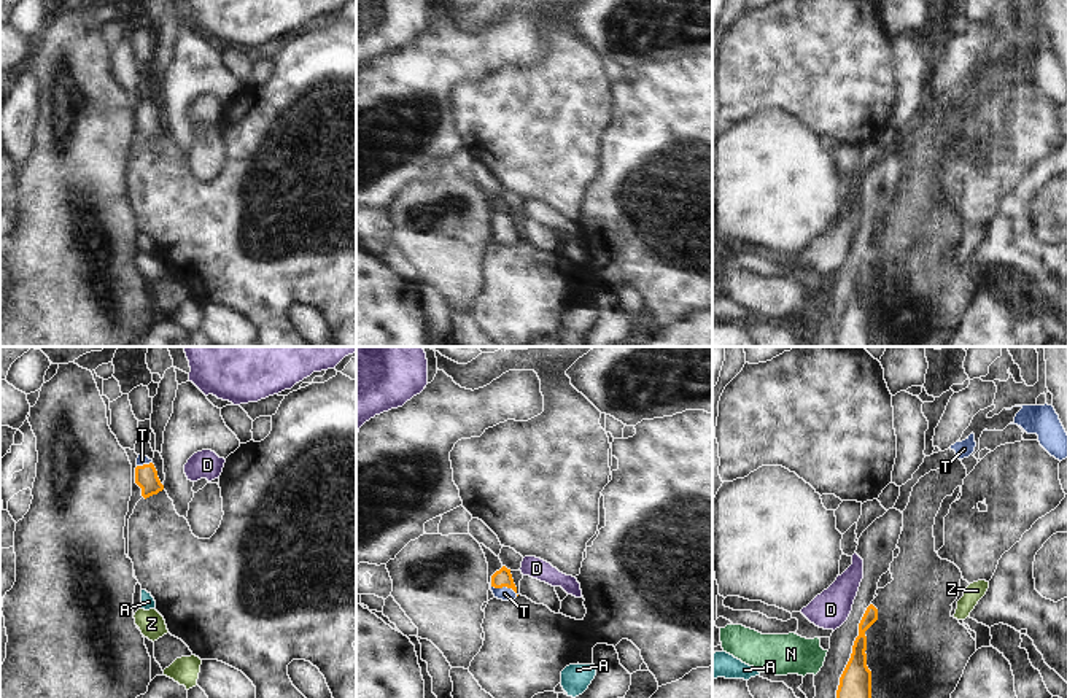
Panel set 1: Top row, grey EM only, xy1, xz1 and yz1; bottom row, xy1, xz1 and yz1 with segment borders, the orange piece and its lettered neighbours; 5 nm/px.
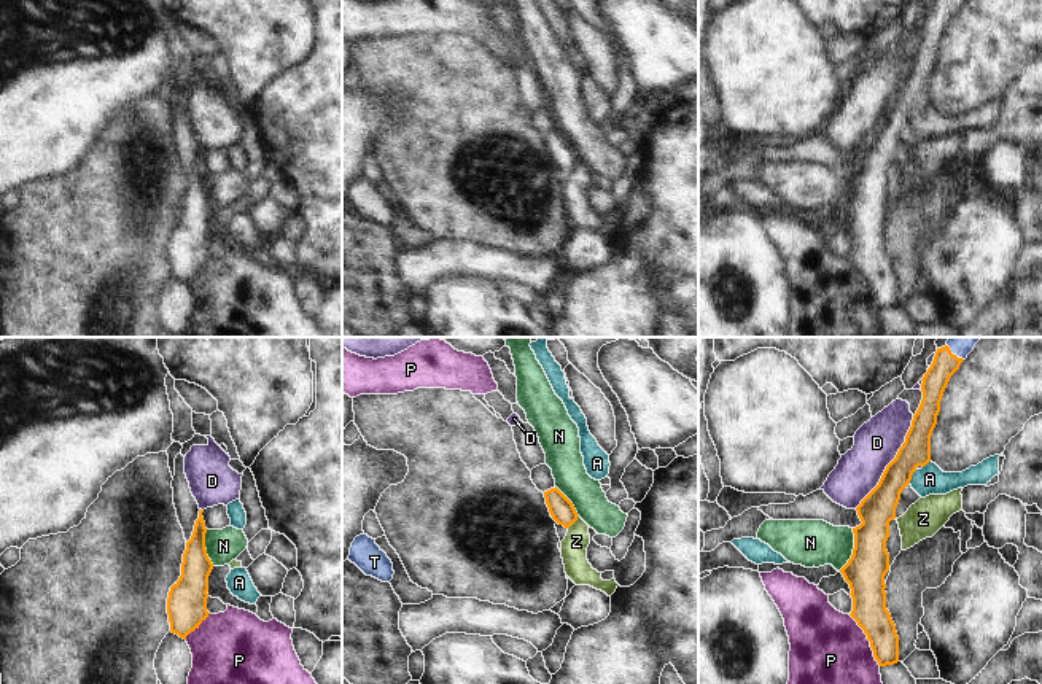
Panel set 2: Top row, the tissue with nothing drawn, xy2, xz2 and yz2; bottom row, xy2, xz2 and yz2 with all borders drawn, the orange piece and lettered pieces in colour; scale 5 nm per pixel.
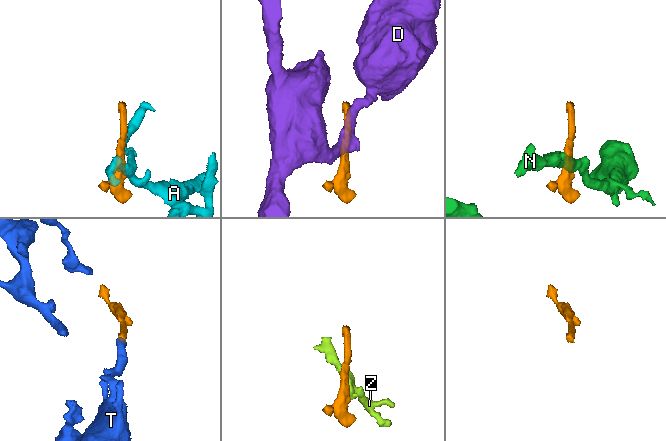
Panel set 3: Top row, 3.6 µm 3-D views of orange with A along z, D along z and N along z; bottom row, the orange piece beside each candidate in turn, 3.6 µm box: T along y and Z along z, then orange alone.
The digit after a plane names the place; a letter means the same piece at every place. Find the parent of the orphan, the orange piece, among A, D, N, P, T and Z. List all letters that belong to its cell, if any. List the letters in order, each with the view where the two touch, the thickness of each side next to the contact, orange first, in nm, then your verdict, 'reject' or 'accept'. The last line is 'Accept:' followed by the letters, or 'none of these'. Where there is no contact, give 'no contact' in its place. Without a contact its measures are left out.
A: contact in yz2; calibres 180 and 150 nm; reject
D: contact in yz2; calibres 180 and 220 nm; reject
N: contact in yz2; calibres 200 and 240 nm; reject
P: contact in yz2; calibres 180 and 380 nm; reject
T: contact in xz1; calibres 90 and 70 nm; accept
Z: contact in xz2; calibres 120 and 130 nm; reject
Accept: T

